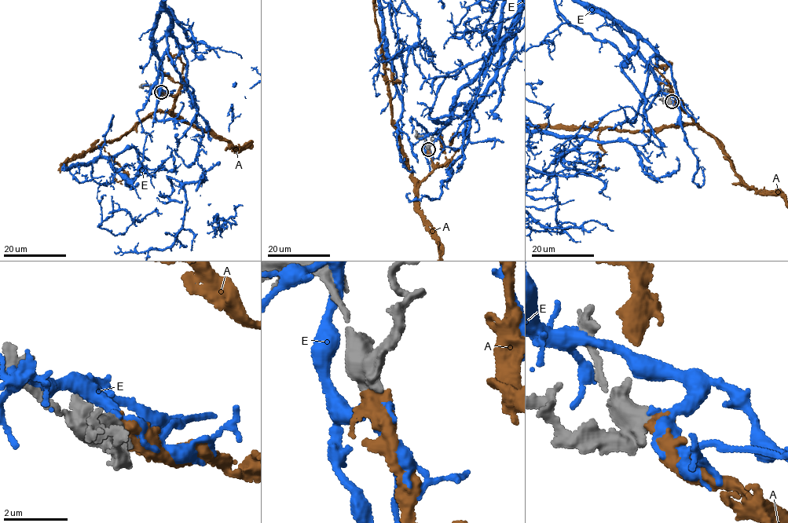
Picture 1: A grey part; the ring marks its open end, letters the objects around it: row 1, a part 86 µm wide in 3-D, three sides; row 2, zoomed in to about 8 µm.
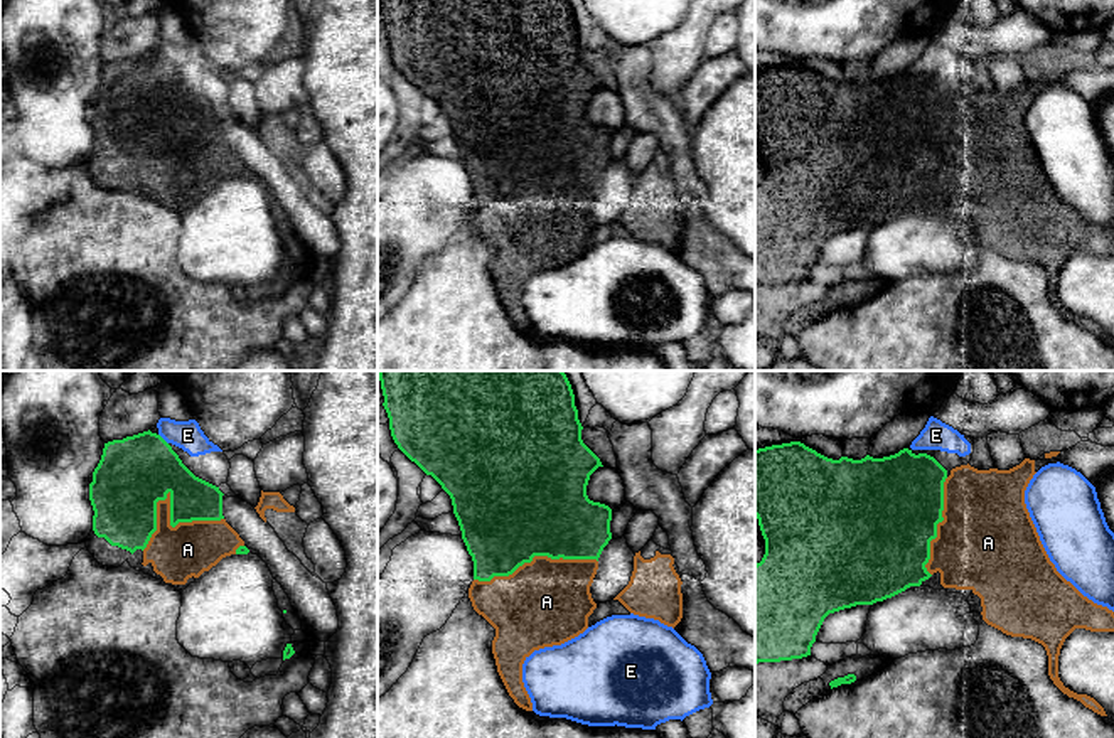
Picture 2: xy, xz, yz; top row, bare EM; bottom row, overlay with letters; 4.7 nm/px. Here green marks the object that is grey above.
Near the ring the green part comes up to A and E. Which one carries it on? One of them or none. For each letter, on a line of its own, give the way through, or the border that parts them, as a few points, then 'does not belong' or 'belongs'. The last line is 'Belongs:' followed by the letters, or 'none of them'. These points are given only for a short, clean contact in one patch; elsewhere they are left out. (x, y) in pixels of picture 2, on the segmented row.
A: belongs
E: does not belong
Belongs: A

